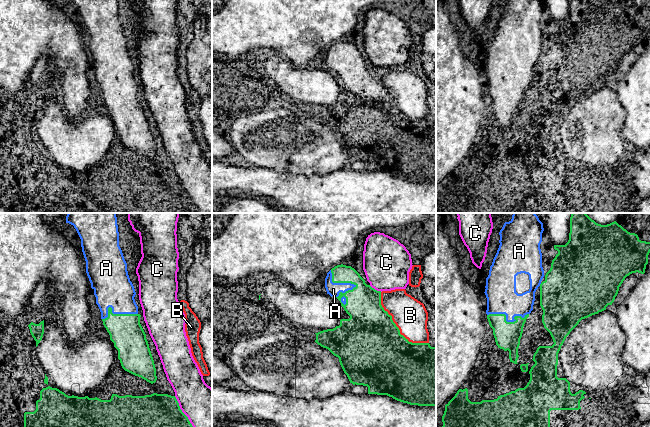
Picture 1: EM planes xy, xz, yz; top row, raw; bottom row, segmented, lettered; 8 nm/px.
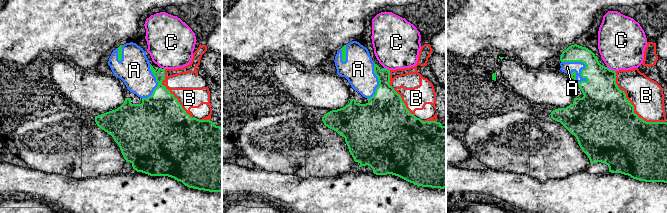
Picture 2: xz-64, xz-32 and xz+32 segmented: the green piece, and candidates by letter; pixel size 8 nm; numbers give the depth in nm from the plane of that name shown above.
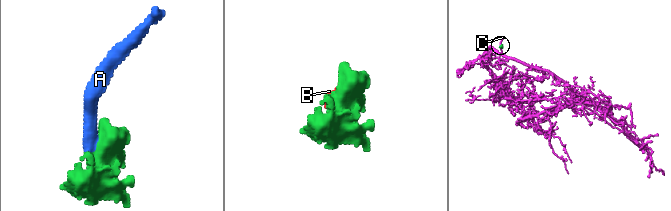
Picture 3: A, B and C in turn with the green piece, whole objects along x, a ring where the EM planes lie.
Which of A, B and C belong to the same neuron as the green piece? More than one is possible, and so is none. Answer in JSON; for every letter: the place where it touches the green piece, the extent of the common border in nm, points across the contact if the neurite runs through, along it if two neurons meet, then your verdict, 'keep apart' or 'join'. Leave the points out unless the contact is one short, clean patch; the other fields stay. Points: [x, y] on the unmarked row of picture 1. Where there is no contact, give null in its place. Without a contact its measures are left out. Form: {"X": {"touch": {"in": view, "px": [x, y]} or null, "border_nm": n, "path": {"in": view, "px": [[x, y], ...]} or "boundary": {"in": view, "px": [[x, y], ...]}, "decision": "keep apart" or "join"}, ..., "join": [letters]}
{"A": {"touch": {"in": "xz", "px": [339, 58]}, "border_nm": 260, "decision": "join"}, "B": {"touch": {"in": "xz", "px": [397, 103]}, "border_nm": 550, "decision": "keep apart"}, "C": {"touch": {"in": "xy", "px": [186, 192]}, "border_nm": 380, "decision": "keep apart"}, "join": ["A"]}

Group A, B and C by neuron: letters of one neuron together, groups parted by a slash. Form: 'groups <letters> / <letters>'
groups A / B / C

